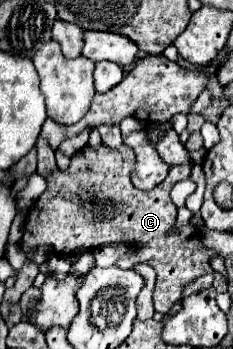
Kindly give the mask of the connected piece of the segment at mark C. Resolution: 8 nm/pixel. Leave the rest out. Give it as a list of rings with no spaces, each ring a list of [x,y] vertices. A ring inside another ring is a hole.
[[[40,138],[38,140],[38,172],[46,178],[48,188],[36,200],[26,216],[22,248],[32,250],[34,246],[52,246],[56,254],[72,254],[76,248],[96,248],[110,242],[124,242],[140,246],[138,254],[120,258],[116,266],[132,268],[136,262],[148,262],[156,270],[156,288],[154,288],[154,308],[160,314],[170,312],[170,308],[182,300],[184,286],[194,282],[198,276],[212,272],[208,260],[216,254],[210,248],[204,248],[200,238],[202,232],[188,226],[176,230],[176,206],[172,204],[170,190],[176,182],[190,176],[188,164],[172,166],[164,182],[148,192],[138,190],[130,176],[136,164],[134,152],[128,146],[120,150],[110,150],[108,146],[90,148],[84,146],[70,158],[68,170],[58,170],[52,148]]]

